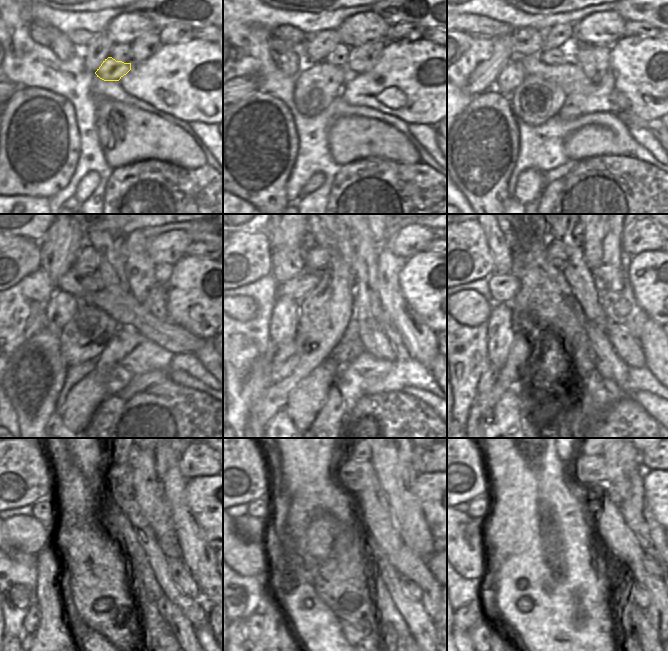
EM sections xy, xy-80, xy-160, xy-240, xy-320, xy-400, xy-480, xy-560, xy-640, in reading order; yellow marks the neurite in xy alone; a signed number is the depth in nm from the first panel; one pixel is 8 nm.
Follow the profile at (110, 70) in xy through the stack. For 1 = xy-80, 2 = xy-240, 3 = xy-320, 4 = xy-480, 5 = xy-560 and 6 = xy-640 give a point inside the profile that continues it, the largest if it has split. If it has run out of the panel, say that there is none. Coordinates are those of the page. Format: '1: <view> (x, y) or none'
1: xy-80 (316, 86)
2: xy-240 (89, 331)
3: xy-320 (286, 358)
4: xy-480 (31, 621)
5: xy-560 (254, 624)
6: xy-640 (480, 634)

